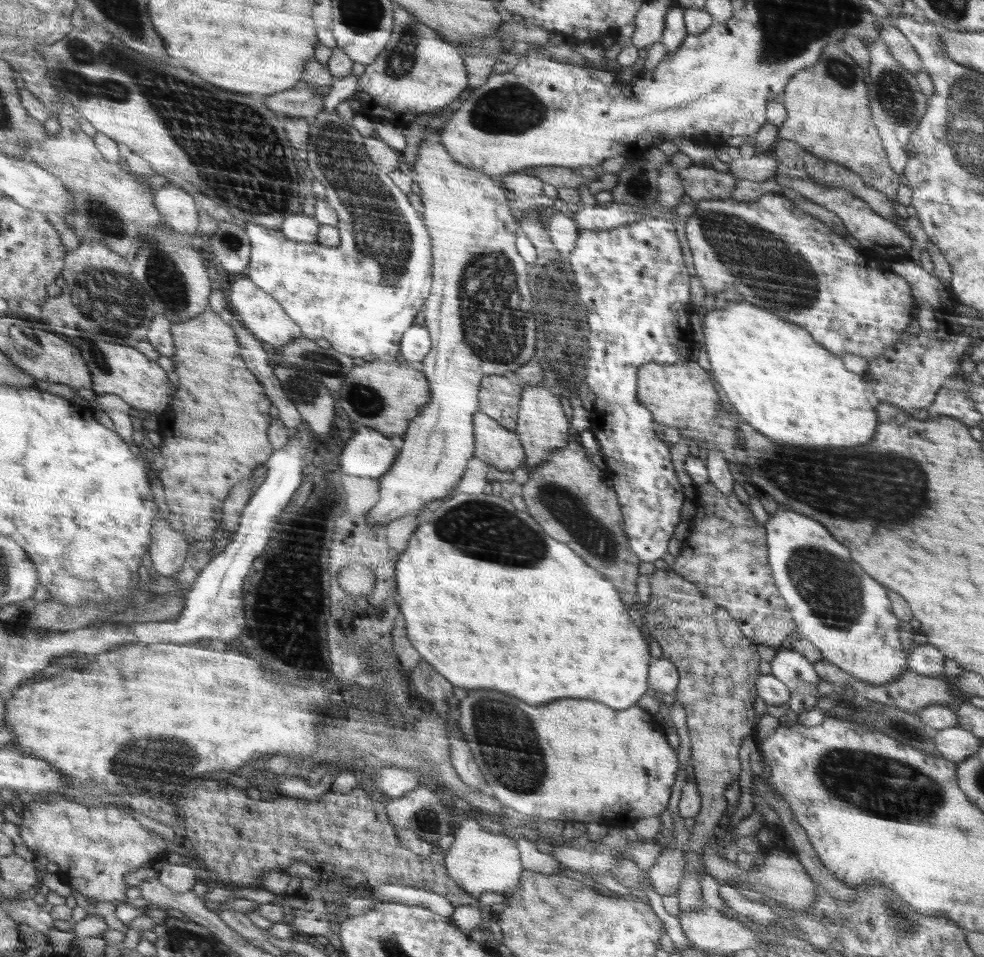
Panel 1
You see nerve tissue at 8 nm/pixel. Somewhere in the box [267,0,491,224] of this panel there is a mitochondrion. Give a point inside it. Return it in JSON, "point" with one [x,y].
{"point":[402,59]}

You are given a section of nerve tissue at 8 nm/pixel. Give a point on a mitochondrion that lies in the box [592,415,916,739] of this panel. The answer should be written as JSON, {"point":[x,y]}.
{"point":[823,580]}

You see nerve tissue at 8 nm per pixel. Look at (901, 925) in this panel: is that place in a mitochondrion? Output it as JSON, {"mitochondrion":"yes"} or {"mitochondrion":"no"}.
{"mitochondrion":"yes"}

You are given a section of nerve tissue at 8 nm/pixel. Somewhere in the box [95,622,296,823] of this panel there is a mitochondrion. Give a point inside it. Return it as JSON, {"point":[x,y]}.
{"point":[134,762]}

